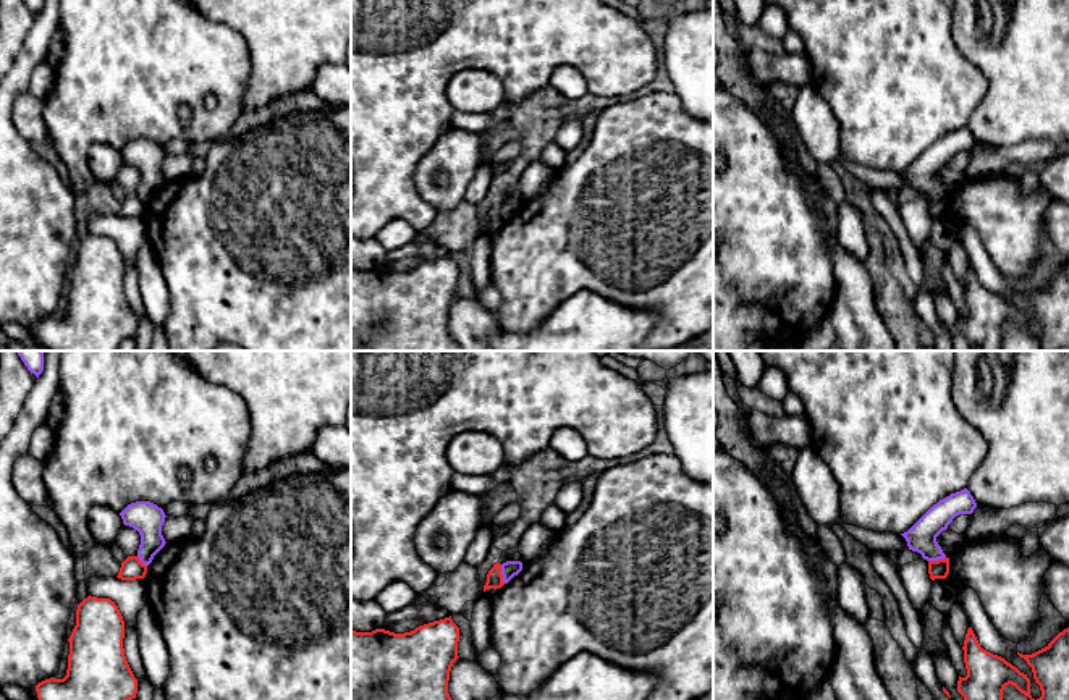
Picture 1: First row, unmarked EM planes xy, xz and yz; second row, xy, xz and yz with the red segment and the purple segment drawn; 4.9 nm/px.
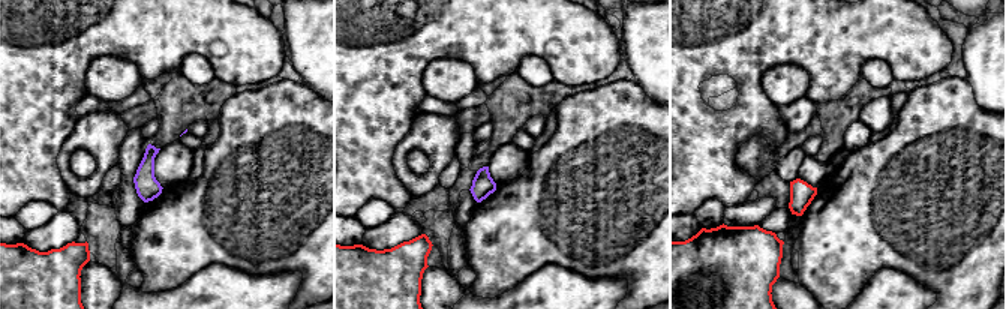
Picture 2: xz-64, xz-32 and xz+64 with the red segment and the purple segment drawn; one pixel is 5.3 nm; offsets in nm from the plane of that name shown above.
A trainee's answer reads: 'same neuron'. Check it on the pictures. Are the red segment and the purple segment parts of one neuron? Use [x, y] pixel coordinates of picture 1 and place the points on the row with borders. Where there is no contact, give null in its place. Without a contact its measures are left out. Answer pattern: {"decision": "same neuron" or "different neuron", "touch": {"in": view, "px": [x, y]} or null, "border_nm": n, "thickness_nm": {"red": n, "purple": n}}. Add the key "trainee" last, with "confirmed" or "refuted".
{"decision": "different neuron", "touch": {"in": "xz", "px": [500, 574]}, "border_nm": 100, "thickness_nm": {"red": 80, "purple": 80}, "trainee": "refuted"}

